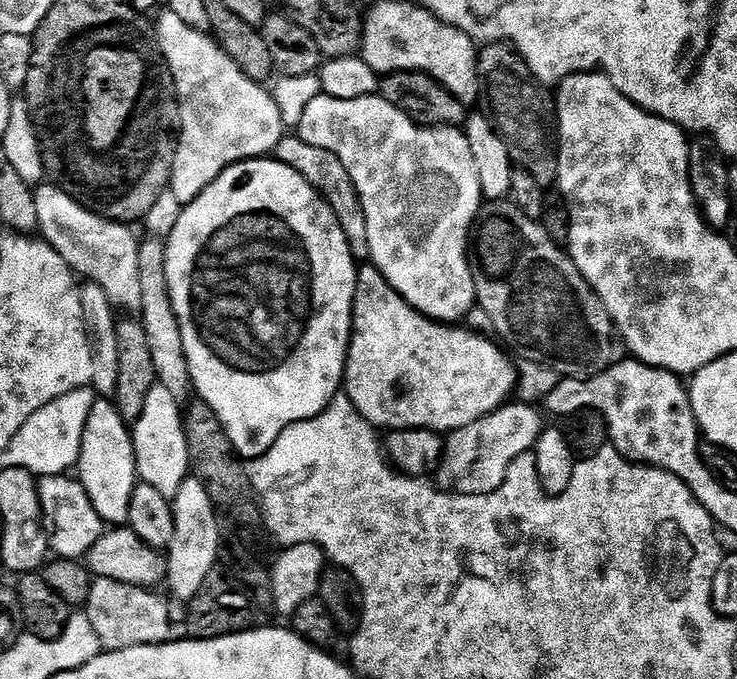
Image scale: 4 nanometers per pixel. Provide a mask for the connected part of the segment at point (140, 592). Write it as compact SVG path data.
M110 578L93 579L86 615L90 618L90 626L94 626L94 634L98 634L101 649L117 652L134 646L165 643L174 616L168 613L169 601L164 601L158 593L151 588L140 588L137 584Z

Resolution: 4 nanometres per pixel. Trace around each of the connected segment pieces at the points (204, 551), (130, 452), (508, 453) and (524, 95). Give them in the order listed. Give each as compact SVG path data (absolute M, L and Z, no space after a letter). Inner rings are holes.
M189 478L178 486L178 494L171 497L174 514L174 538L166 549L166 588L172 591L173 601L187 602L198 594L206 574L217 567L220 560L220 522L217 505L210 498L200 480ZM168 555L168 556L167 556Z
M98 398L90 410L90 418L86 418L79 465L79 482L86 490L94 510L98 510L101 520L108 526L127 525L130 498L138 483L136 455L129 425L119 416L111 399Z
M509 402L503 408L494 410L488 416L451 433L444 445L444 459L441 460L440 467L434 473L435 483L445 492L457 492L463 496L481 496L498 490L498 486L502 486L512 463L522 454L535 449L536 440L542 431L540 416L535 410L537 409L531 403Z
M485 43L477 51L476 61L483 111L502 142L506 142L513 165L526 170L539 184L555 185L558 174L558 133L553 93L534 78L523 58L507 43Z

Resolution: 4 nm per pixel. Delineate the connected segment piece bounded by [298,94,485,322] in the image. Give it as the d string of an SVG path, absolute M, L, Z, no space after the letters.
M321 94L310 102L305 114L302 115L298 135L306 142L310 142L310 146L322 146L322 150L330 150L330 154L337 156L342 162L342 166L346 166L346 174L350 174L360 195L362 210L366 214L366 238L368 239L370 262L384 275L386 282L390 282L390 286L394 286L394 290L398 290L398 294L402 294L404 301L410 306L414 306L414 310L418 310L423 316L441 322L463 321L468 312L477 307L476 287L472 277L470 259L470 237L473 235L481 207L485 203L482 182L478 182L478 166L474 166L474 154L470 154L470 142L464 137L463 131L459 127L437 128L417 124L402 110L398 110L398 106L386 102L379 94L353 98L350 101Z

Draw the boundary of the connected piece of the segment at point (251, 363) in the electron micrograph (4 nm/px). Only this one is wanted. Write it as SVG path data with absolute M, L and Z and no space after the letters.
M257 158L231 164L218 179L206 186L206 190L202 190L202 194L198 194L198 198L194 198L194 202L183 205L177 225L166 237L164 253L168 293L174 302L178 326L182 326L182 346L186 350L195 395L214 410L237 456L245 461L256 460L274 446L278 434L282 434L286 426L314 418L341 391L348 341L352 338L352 307L358 271L358 261L352 255L350 242L334 210L316 193L314 186L298 174L298 170L290 170L290 166L275 158Z

